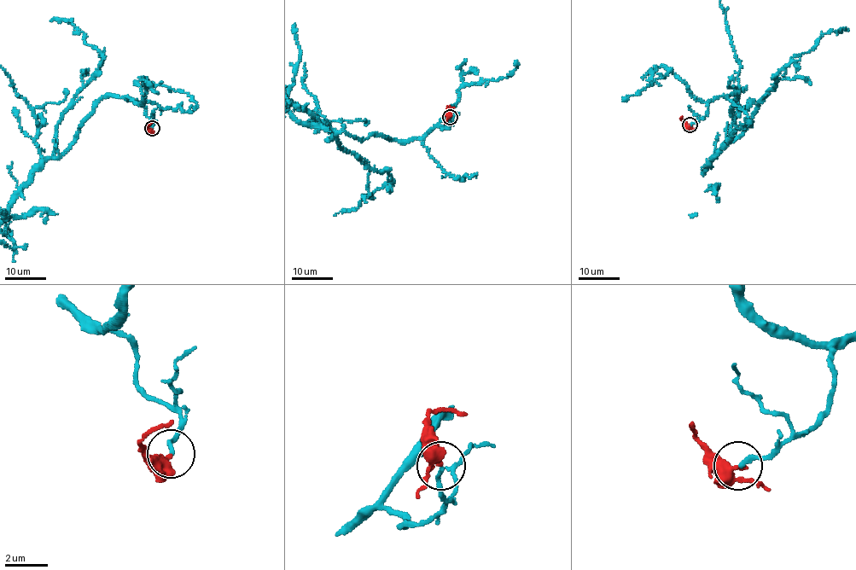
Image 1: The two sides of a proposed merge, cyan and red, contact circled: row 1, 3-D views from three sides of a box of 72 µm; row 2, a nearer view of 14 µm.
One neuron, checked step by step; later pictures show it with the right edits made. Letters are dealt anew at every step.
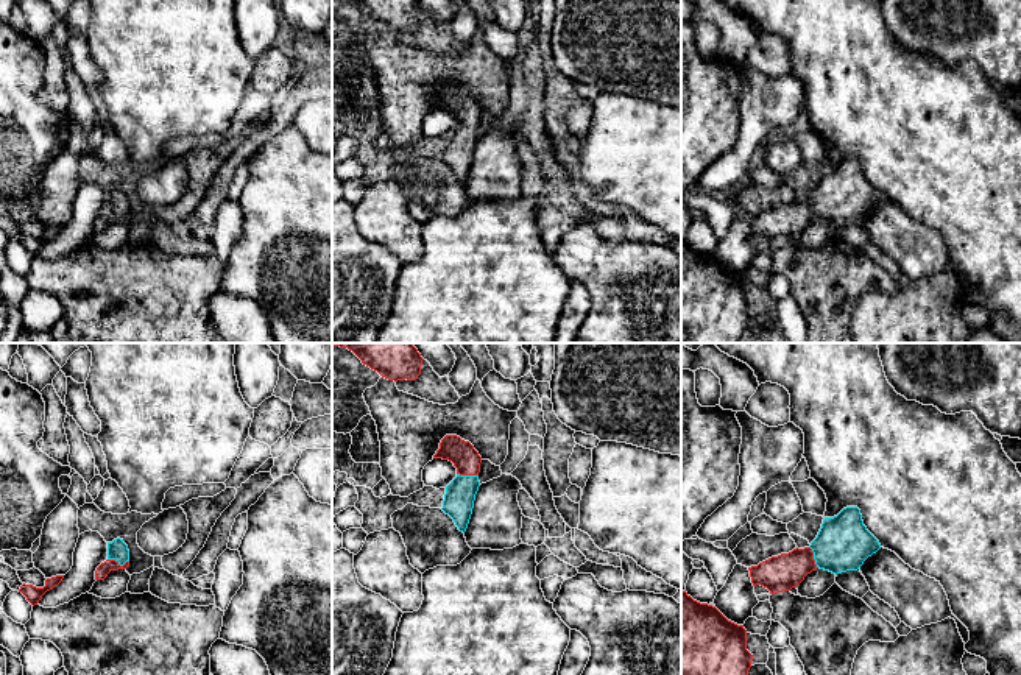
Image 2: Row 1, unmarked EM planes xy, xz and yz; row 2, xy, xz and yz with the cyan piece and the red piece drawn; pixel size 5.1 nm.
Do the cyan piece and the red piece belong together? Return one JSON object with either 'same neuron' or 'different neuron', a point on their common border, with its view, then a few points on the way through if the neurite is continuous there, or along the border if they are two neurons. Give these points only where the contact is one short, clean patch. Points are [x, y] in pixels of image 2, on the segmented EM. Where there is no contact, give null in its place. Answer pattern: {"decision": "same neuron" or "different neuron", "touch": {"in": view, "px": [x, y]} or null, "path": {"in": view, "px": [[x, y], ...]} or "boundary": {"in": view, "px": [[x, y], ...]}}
{"decision": "same neuron", "touch": {"in": "xy", "px": [119, 563]}, "path": {"in": "xy", "px": [[117, 549], [119, 563], [111, 563], [103, 569]]}}

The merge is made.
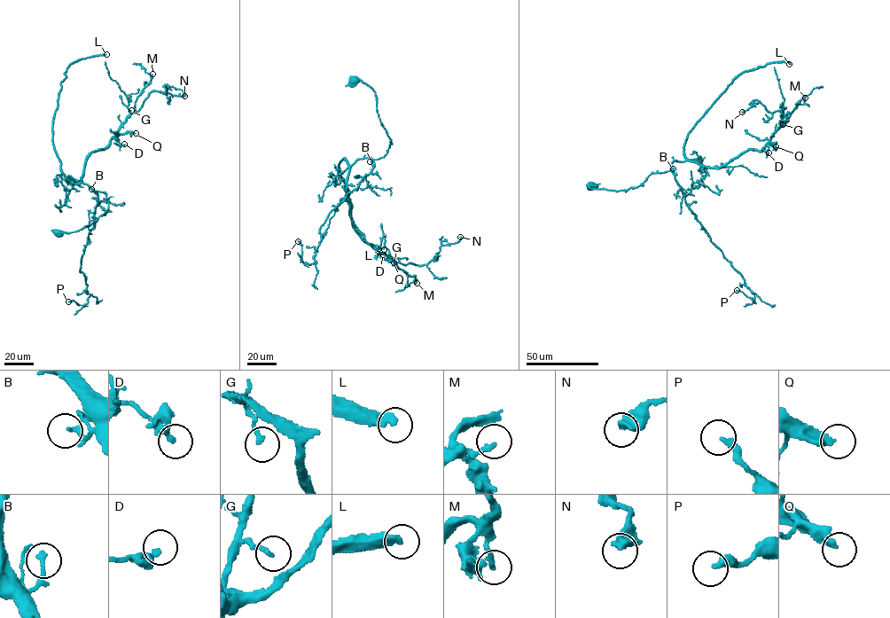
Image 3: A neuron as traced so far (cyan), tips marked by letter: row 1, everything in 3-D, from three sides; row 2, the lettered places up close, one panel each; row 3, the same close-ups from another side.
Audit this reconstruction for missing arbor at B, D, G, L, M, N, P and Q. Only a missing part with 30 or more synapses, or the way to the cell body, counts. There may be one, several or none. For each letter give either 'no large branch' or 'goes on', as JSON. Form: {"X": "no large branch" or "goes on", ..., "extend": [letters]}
{"B": "no large branch", "D": "no large branch", "G": "no large branch", "L": "goes on", "M": "no large branch", "N": "no large branch", "P": "no large branch", "Q": "goes on", "extend": ["L", "Q"]}

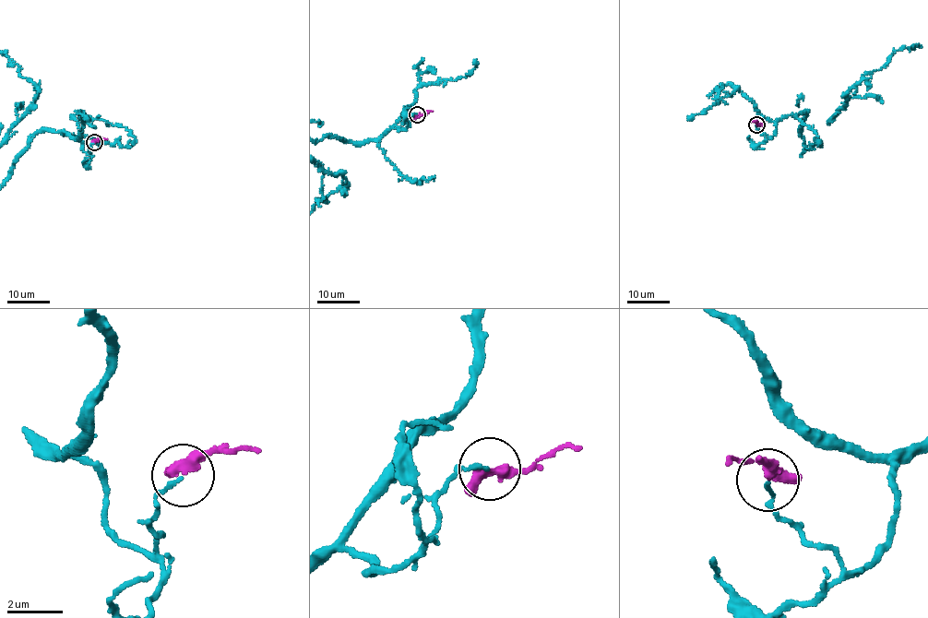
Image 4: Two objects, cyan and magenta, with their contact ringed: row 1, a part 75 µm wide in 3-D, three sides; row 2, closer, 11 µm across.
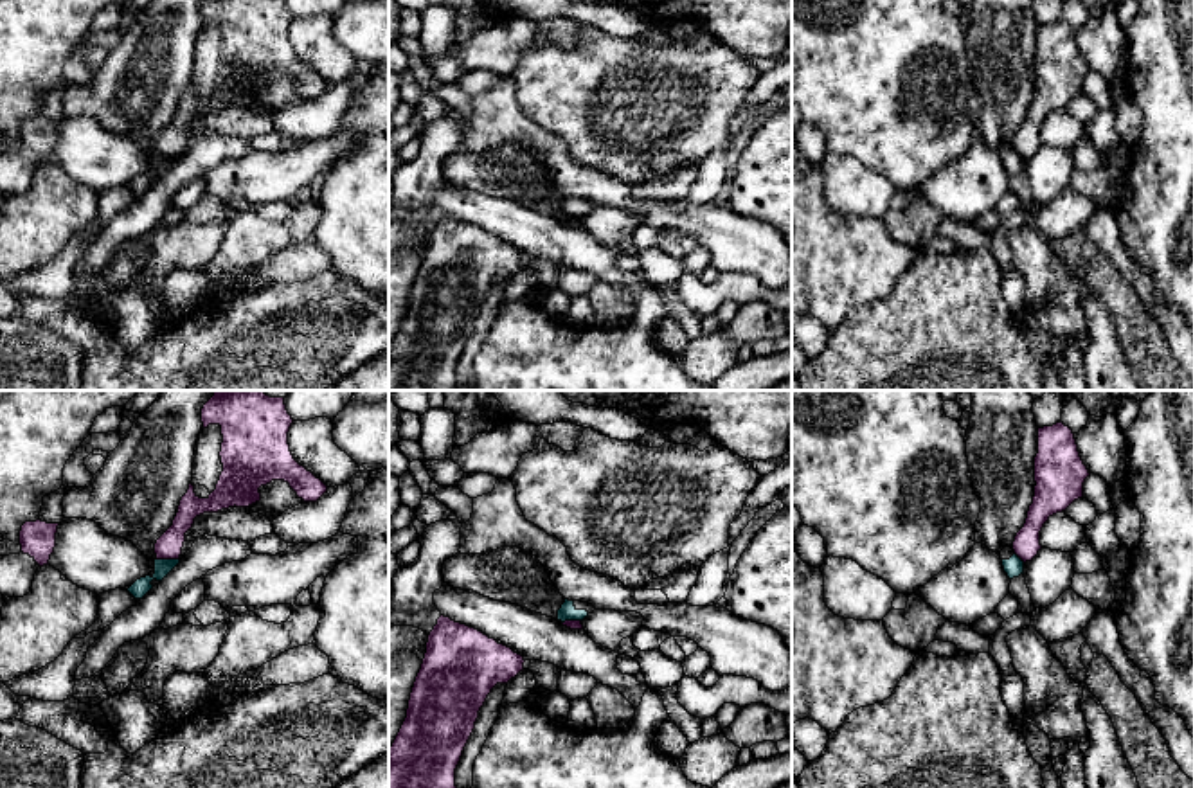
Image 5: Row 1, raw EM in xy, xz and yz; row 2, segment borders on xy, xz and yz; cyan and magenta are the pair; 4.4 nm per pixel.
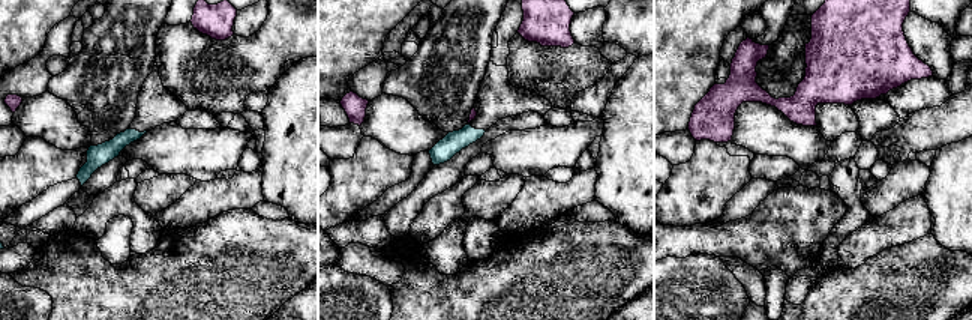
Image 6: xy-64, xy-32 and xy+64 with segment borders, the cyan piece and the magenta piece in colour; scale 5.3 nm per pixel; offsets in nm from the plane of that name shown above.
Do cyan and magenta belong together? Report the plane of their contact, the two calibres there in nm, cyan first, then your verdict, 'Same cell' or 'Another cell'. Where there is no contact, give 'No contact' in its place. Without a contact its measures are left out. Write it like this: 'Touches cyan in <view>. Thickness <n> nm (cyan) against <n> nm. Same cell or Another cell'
Touches cyan in xy. Thickness 80 nm (cyan) against 110 nm. Another cell

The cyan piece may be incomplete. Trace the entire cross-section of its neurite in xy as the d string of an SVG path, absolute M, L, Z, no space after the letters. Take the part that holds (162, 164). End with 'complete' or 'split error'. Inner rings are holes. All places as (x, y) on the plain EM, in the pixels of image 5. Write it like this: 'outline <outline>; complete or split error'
outline M155 157L155 171L137 176L128 189L135 196L142 196L151 185L151 178L162 178L180 160L180 157Z; complete

